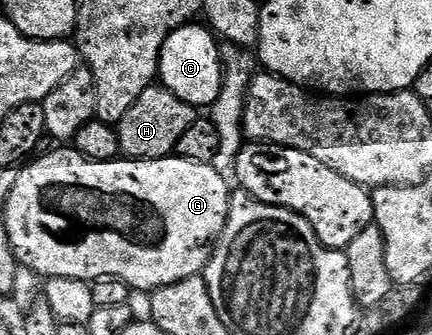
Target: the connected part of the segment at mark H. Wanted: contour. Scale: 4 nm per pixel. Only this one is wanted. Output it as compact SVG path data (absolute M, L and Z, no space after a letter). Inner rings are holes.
M153 83L146 87L146 91L142 91L142 95L138 95L134 107L126 111L126 116L116 126L121 154L129 161L171 157L178 147L178 139L182 139L183 133L190 128L190 123L196 121L197 116L197 106L182 103L178 95L174 95L159 83Z

